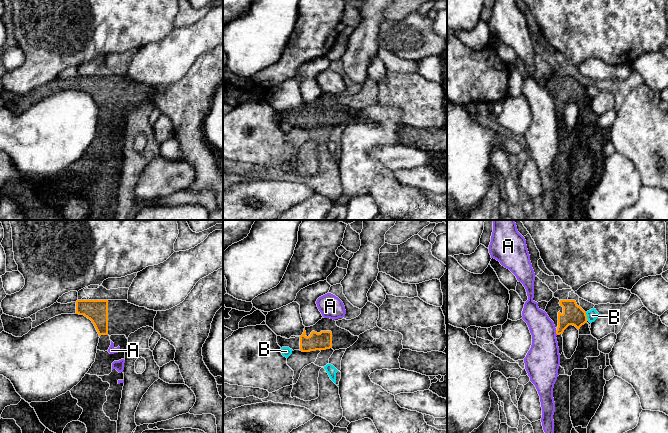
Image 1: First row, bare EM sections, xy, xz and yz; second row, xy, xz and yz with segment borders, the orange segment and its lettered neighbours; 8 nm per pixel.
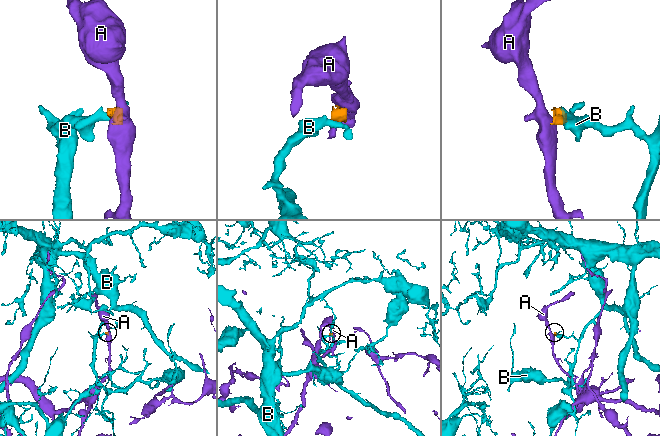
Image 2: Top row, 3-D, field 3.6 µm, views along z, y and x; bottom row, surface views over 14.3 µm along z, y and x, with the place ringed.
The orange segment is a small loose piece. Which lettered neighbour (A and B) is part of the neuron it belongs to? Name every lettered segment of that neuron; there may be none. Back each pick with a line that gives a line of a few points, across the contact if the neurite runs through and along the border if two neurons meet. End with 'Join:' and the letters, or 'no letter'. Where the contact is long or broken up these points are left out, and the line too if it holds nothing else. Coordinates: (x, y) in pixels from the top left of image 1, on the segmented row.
Join: no letter

